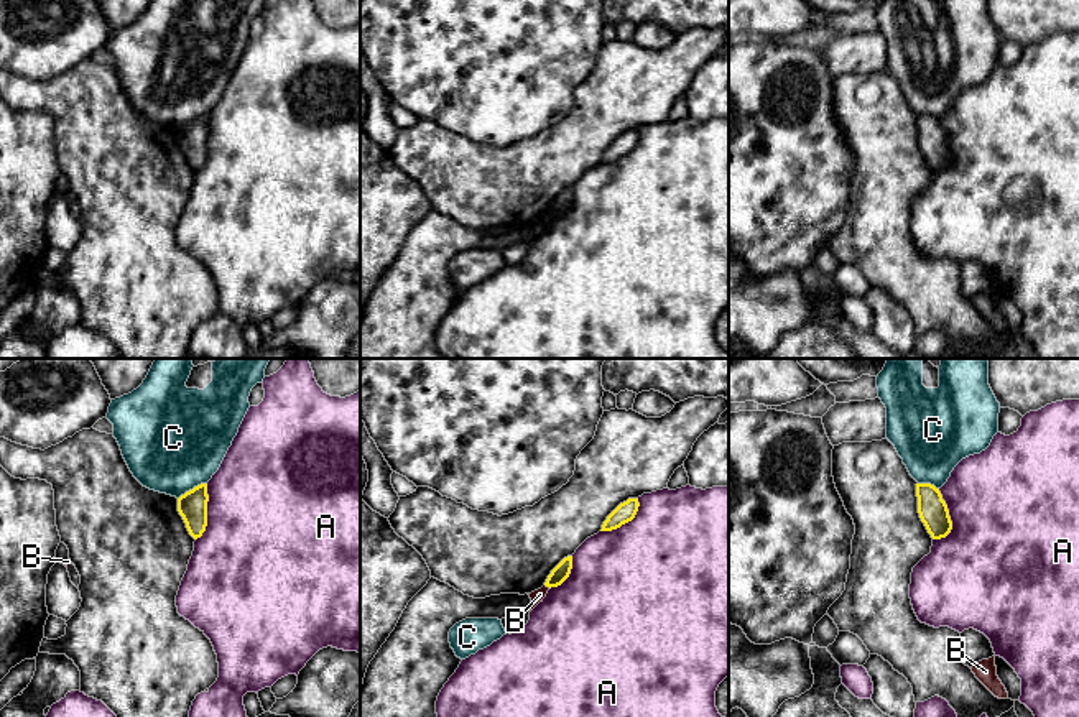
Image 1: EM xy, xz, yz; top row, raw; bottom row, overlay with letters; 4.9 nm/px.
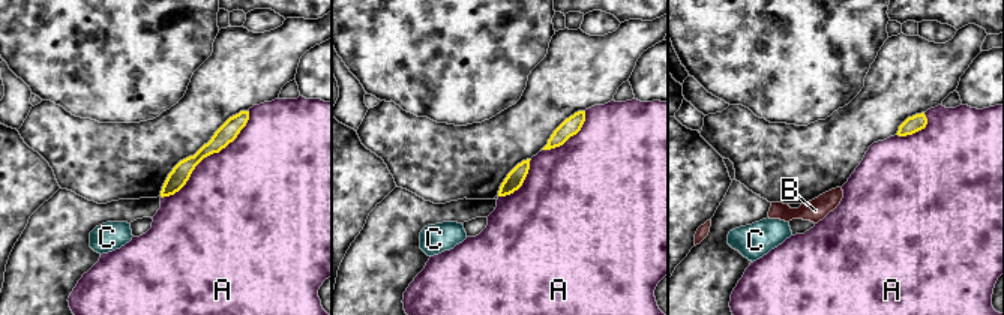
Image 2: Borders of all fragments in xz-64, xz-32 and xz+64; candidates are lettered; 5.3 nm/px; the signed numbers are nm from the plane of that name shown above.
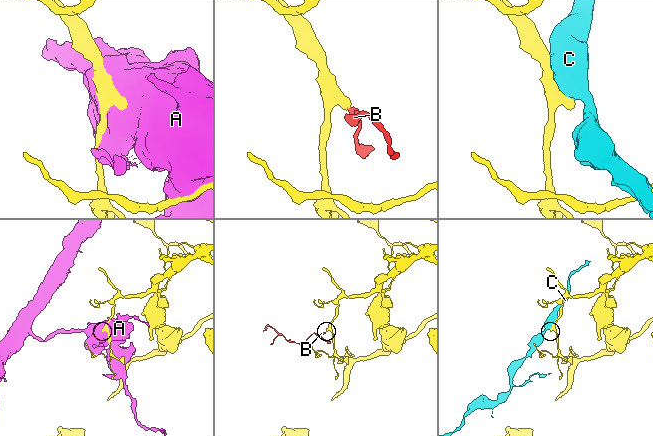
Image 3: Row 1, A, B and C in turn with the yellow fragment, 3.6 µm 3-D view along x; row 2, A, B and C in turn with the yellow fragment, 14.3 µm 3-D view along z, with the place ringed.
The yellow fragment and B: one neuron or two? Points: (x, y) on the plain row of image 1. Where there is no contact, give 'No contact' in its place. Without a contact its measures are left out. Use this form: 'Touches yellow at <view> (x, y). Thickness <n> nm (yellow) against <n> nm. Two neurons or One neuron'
Touches yellow at xz (548, 217). Thickness 80 nm (yellow) against 60 nm. Two neurons

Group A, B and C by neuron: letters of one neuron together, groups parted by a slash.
A / B / C

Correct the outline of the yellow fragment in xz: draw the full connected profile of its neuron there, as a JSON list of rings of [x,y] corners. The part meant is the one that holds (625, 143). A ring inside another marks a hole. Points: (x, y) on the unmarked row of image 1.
[[[628,130],[627,133],[620,135],[604,153],[600,163],[612,163],[620,160],[622,156],[632,153],[638,143],[638,130]]]

